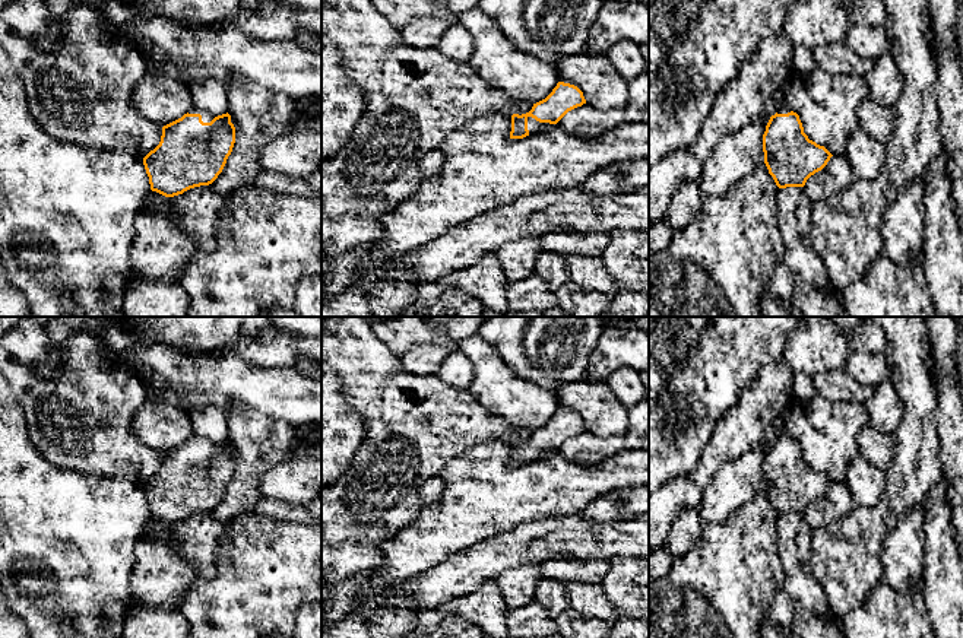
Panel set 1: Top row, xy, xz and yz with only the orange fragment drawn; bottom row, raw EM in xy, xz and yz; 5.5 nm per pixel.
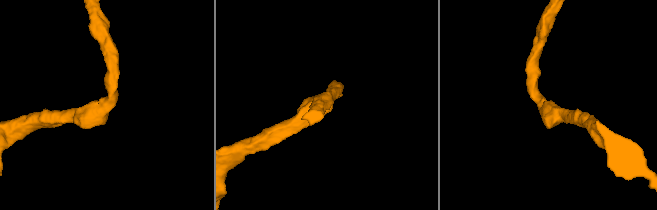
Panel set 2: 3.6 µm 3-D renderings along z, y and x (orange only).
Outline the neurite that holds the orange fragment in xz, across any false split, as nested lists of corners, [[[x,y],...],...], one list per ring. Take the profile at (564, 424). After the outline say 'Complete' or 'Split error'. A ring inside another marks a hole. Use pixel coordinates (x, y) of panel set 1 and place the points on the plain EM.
[[[558,409],[545,426],[533,431],[529,439],[511,442],[510,466],[523,466],[539,460],[542,450],[557,451],[568,438],[583,431],[586,426],[577,413]]]. Split error

